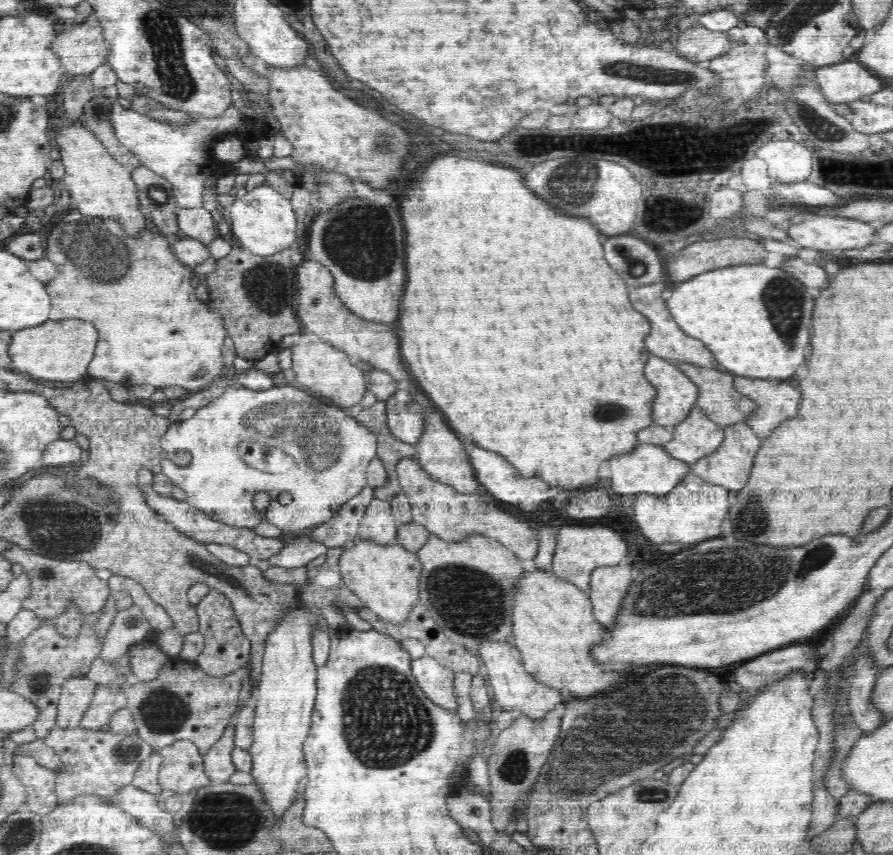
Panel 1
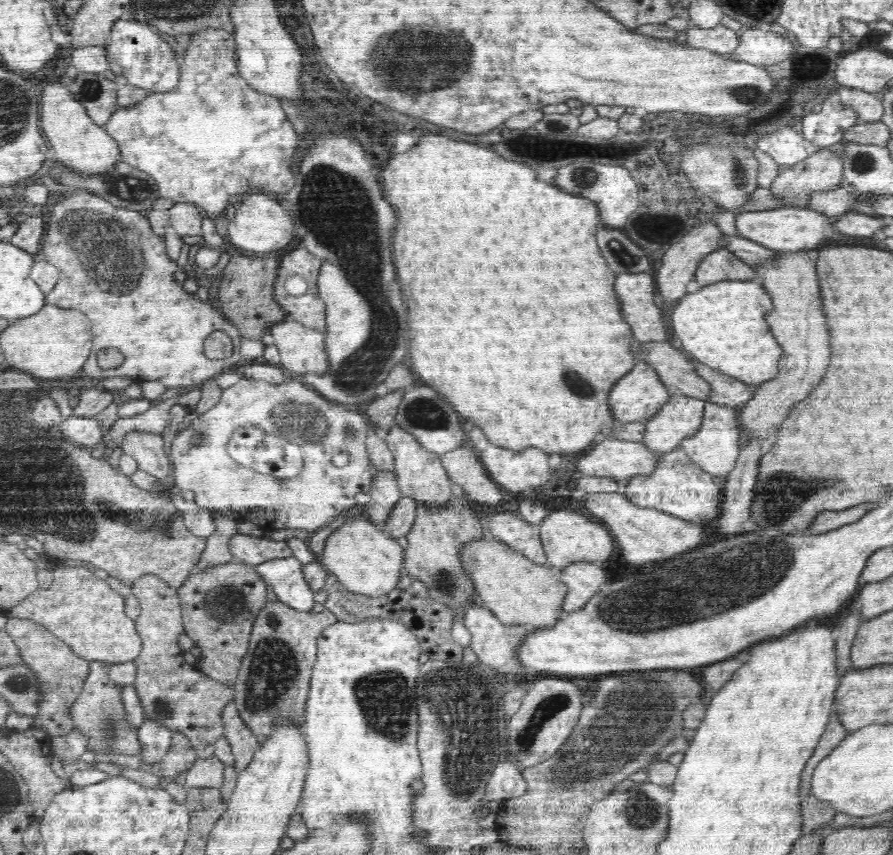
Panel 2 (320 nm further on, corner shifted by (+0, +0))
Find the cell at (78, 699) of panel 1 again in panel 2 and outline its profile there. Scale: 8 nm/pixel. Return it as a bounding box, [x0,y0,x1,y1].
[5,618,90,738]

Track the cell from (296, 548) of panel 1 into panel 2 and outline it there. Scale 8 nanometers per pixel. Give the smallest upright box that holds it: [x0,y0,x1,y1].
[253,557,314,612]

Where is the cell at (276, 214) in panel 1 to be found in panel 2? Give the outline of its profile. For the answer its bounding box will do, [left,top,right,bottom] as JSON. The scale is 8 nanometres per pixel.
[227,193,295,255]

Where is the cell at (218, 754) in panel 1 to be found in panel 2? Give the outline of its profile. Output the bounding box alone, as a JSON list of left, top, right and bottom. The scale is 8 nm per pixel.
[186,756,226,788]

